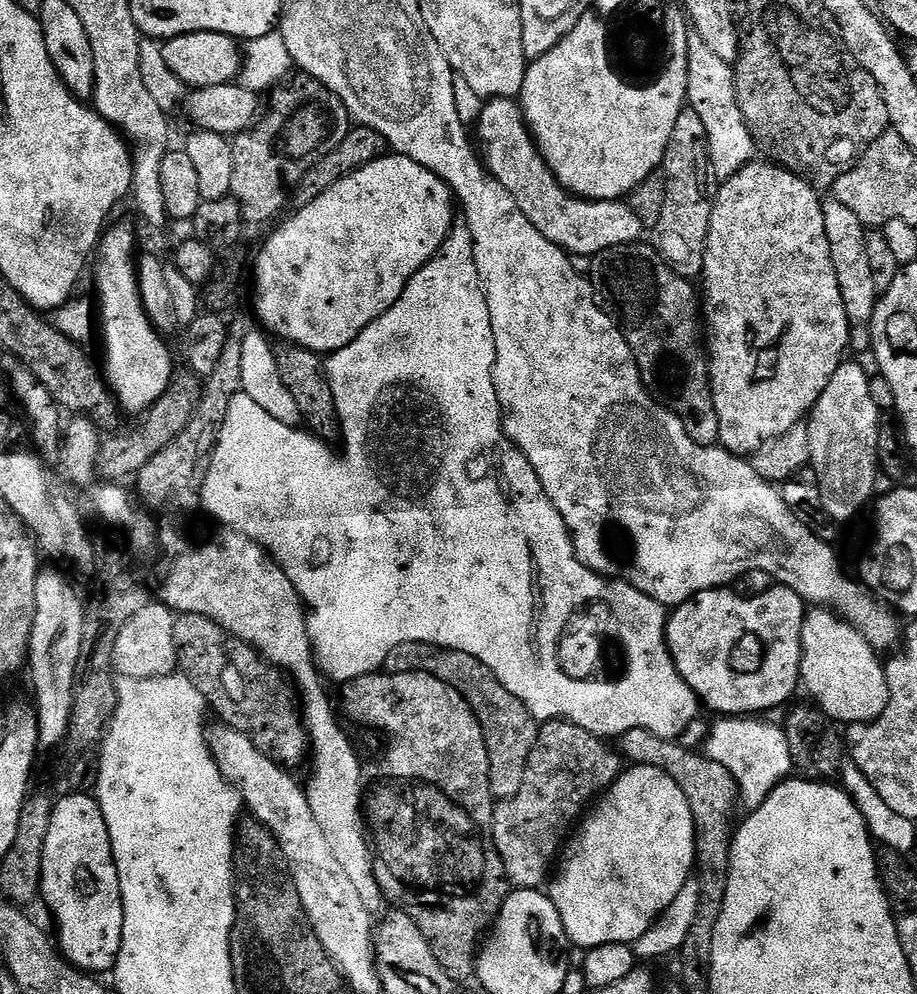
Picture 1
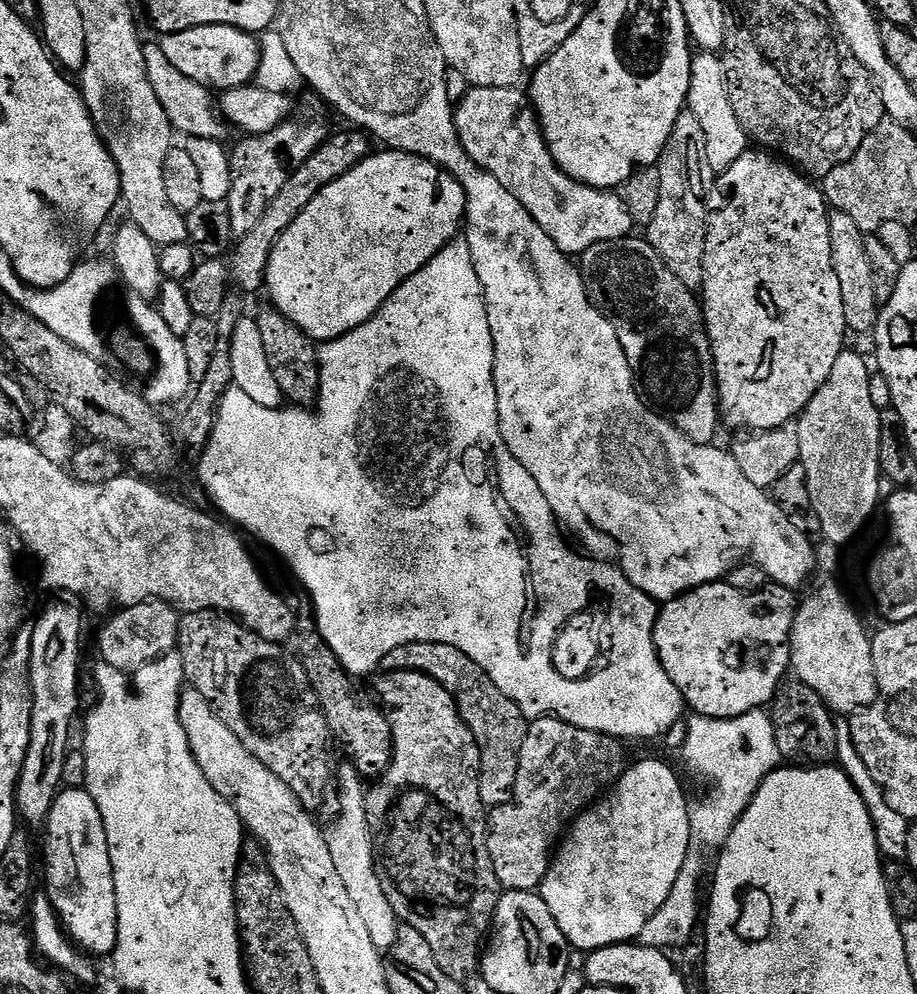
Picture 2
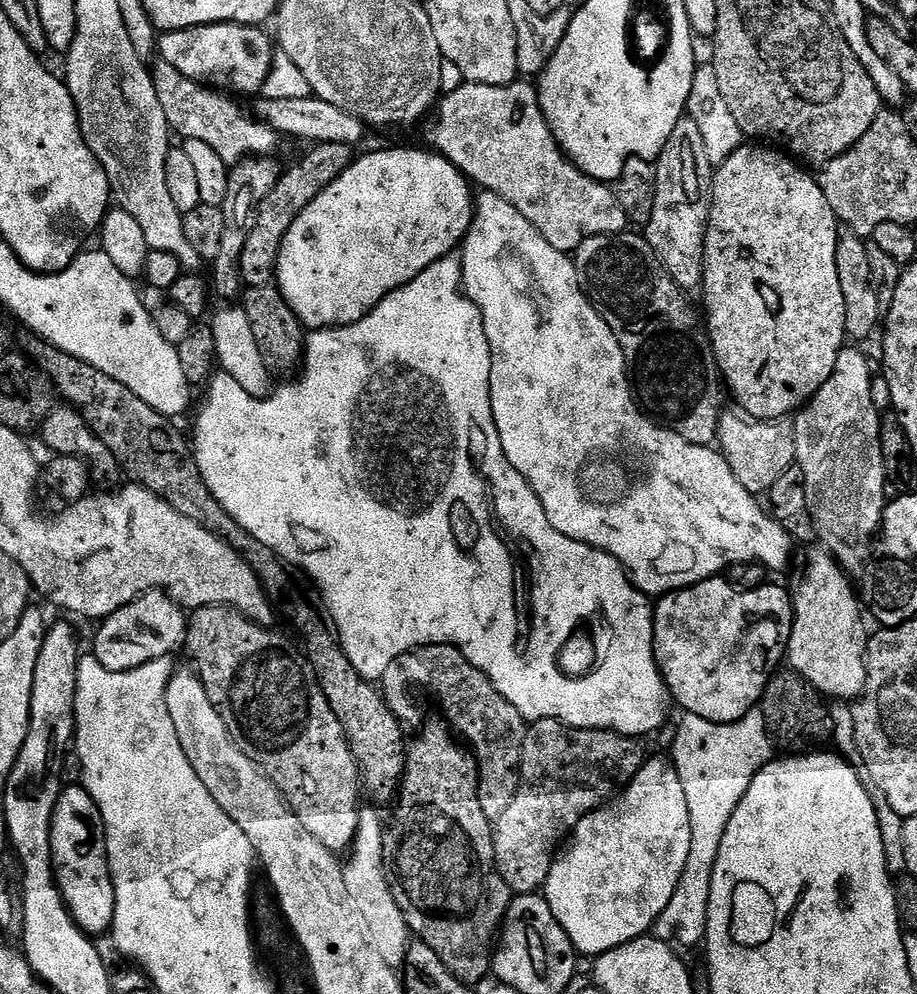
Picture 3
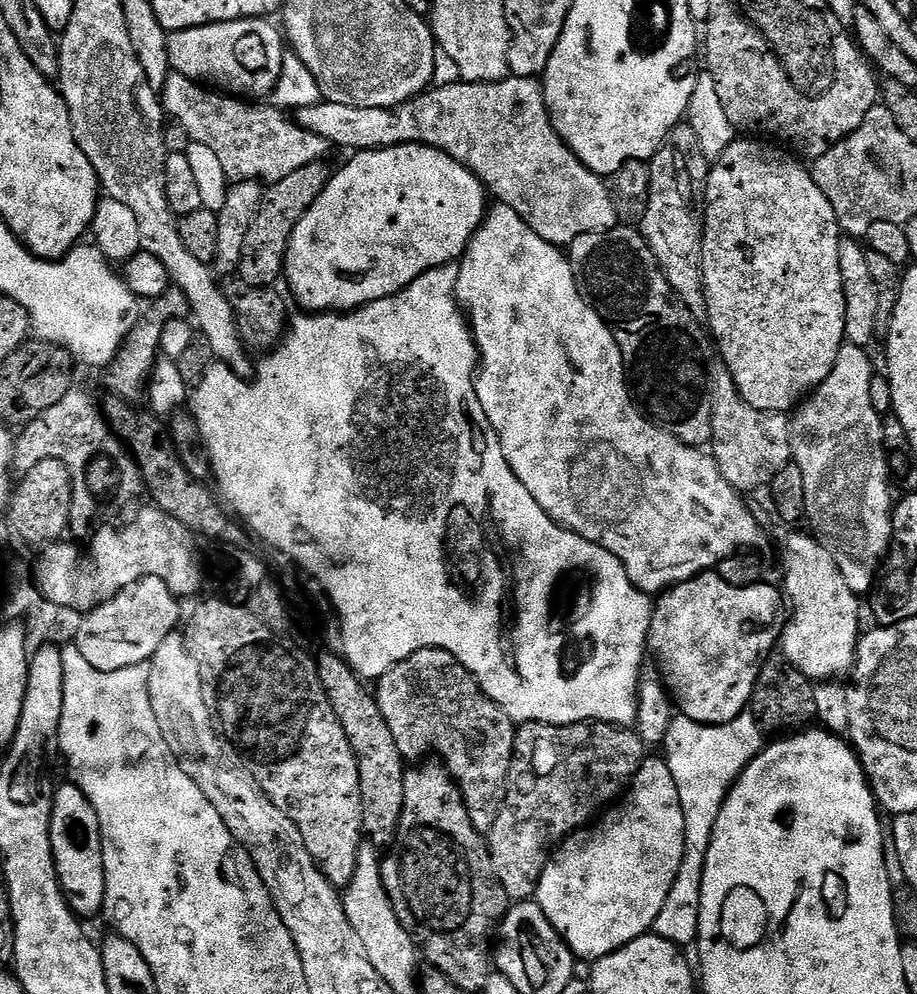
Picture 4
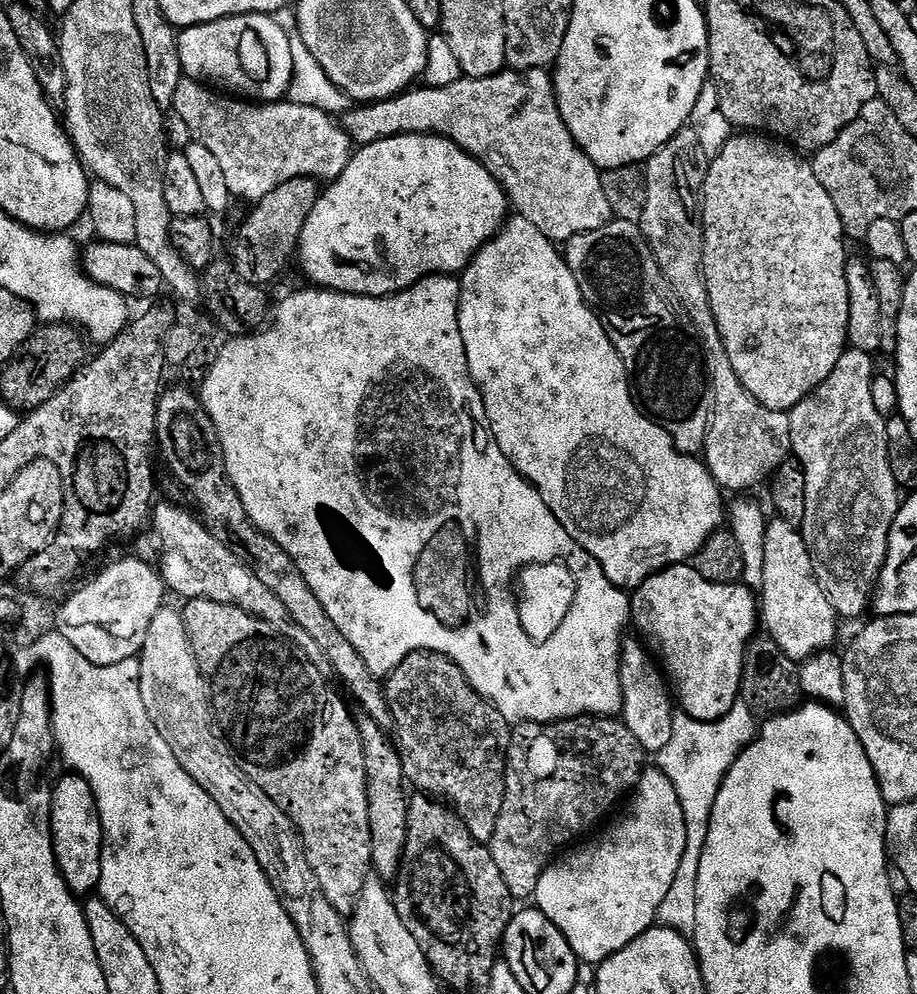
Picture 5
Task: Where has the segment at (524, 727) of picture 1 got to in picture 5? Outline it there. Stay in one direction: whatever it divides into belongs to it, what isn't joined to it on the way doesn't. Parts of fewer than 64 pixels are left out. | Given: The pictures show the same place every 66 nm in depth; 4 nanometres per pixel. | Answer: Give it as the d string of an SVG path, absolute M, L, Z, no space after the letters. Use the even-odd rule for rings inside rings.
M415 652L386 677L388 705L394 740L402 758L405 781L420 794L439 798L454 809L479 844L491 845L498 814L504 801L504 775L508 769L508 744L512 728L491 700L477 694L466 674L449 656L437 652Z

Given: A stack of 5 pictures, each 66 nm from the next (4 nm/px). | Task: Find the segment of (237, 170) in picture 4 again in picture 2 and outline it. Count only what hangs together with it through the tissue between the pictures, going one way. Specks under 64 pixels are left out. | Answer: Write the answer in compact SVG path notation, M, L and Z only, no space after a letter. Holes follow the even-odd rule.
M150 42L144 44L144 61L146 62L146 74L150 86L154 86L154 94L158 94L158 102L162 102L162 110L166 110L166 118L171 122L173 129L187 138L210 138L211 140L227 141L229 125L220 115L214 96L207 88L203 88L194 78L186 78L168 59L162 54L159 43Z

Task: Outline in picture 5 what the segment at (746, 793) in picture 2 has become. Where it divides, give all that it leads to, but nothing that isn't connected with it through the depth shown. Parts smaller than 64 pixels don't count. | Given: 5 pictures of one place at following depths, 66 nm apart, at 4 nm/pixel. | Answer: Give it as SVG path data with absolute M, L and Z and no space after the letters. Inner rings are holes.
M746 702L736 703L720 720L702 721L681 712L675 713L674 718L669 745L658 754L656 762L670 778L684 811L686 854L682 854L682 866L678 866L678 874L674 874L674 886L670 886L666 898L662 898L662 906L658 906L656 920L659 927L691 937L698 922L698 878L702 866L702 850L706 846L706 834L710 834L714 802L730 766L755 739L758 722Z

